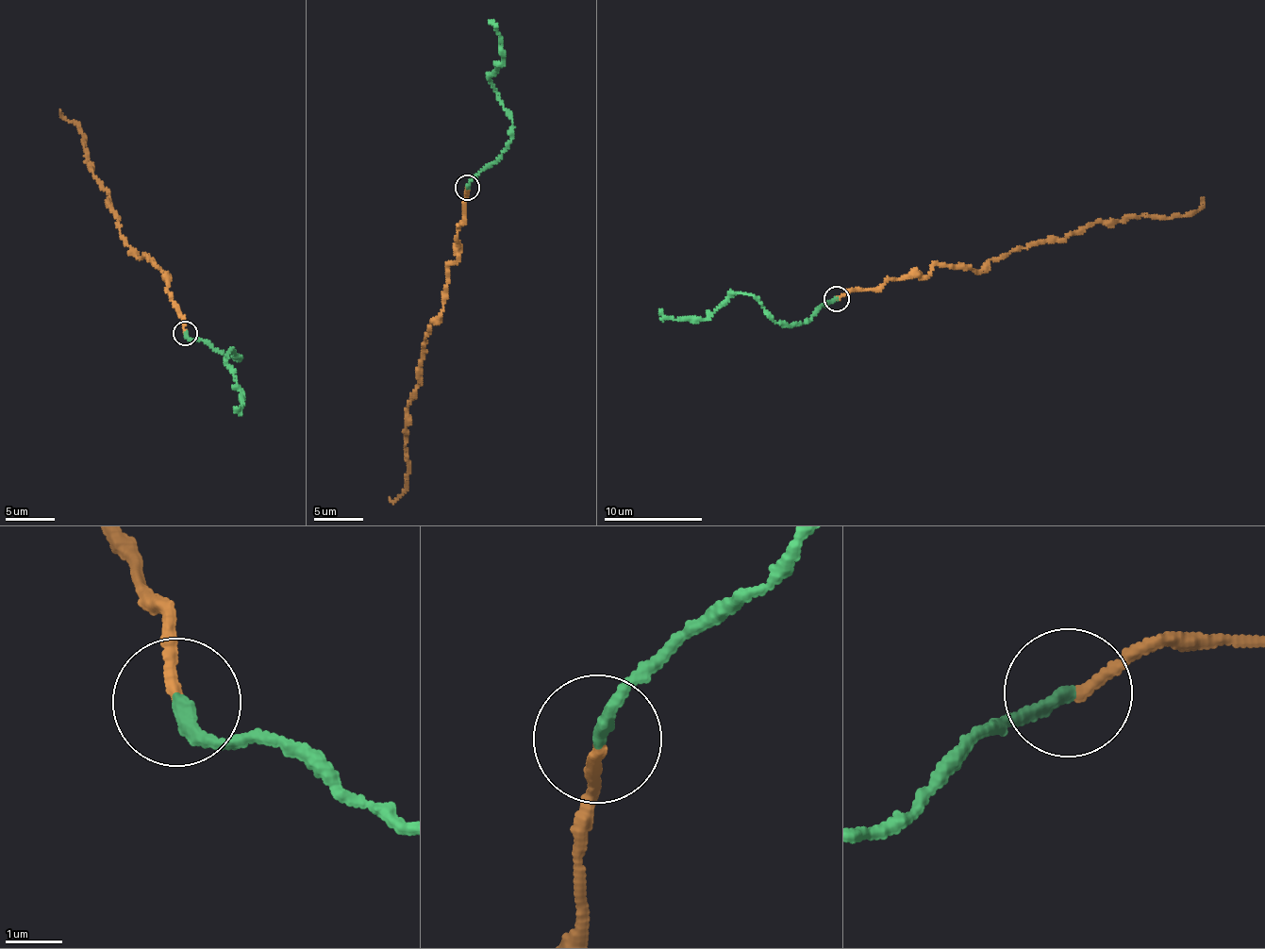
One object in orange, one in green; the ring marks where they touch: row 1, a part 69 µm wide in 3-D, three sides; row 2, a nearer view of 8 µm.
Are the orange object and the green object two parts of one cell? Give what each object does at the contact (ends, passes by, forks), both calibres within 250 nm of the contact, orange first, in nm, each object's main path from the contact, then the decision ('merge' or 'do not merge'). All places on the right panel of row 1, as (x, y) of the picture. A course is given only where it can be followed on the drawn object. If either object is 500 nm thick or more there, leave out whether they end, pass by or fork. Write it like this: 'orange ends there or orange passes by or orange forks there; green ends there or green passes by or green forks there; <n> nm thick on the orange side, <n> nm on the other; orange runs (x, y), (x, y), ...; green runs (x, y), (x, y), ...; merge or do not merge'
orange ends there; green ends there; 190 nm thick on the orange side, 240 nm on the other; orange runs (837, 299), (935, 265), (985, 270), (1093, 223), (1191, 216), (1204, 198); green runs (837, 299), (815, 308), (803, 324), (777, 323), (751, 293), (728, 294), (705, 319), (668, 319), (659, 309); merge

